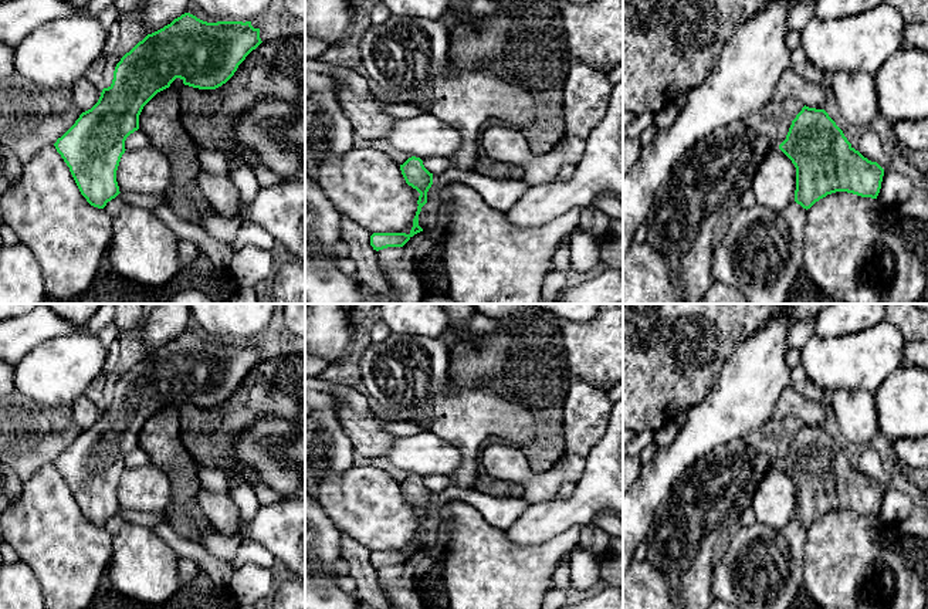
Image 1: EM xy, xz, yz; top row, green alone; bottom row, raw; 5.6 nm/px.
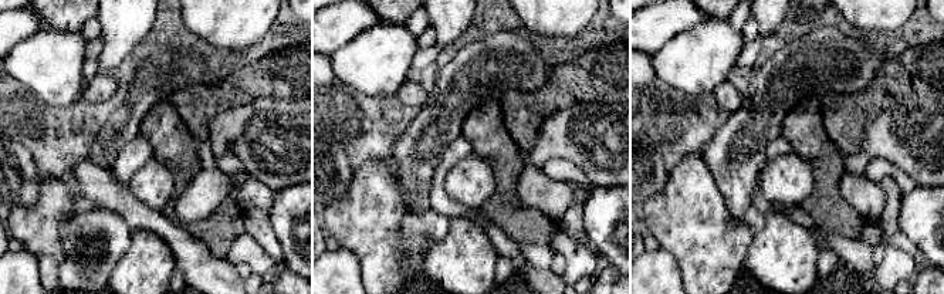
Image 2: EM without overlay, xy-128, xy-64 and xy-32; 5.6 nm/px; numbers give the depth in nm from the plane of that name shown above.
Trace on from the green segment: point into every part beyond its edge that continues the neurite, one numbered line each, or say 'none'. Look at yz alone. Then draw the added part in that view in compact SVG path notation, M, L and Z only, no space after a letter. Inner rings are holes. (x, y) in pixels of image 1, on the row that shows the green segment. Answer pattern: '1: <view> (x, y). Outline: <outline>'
none

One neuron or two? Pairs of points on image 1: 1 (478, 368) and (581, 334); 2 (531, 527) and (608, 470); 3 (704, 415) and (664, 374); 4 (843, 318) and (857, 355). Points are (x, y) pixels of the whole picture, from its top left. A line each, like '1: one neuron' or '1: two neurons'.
1: two neurons
2: one neuron
3: two neurons
4: two neurons

